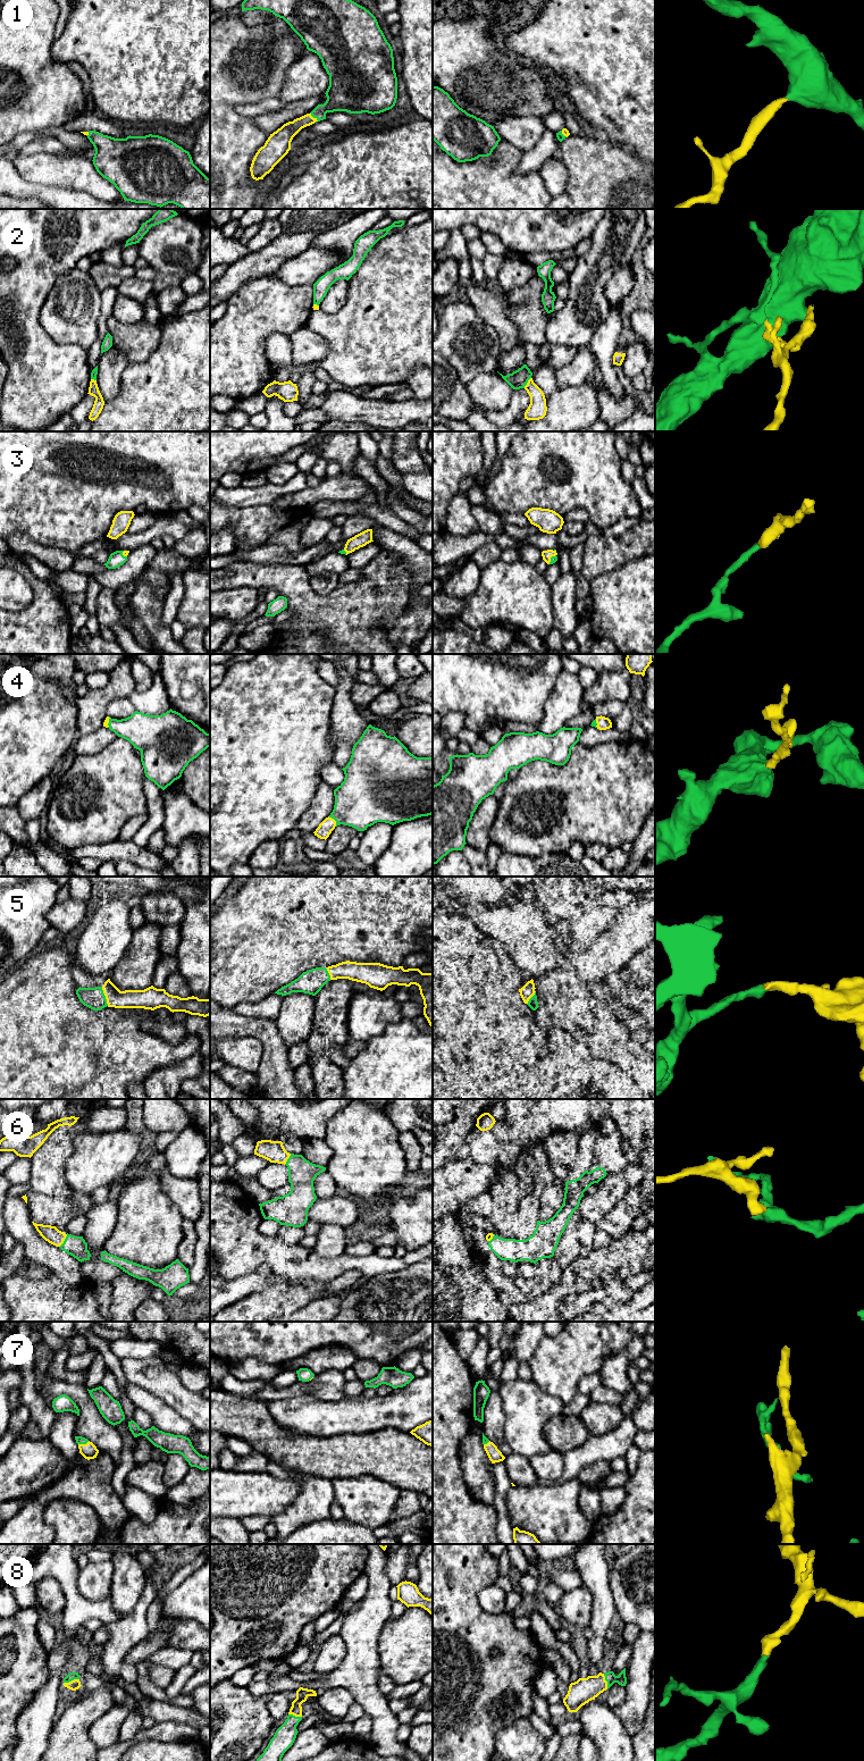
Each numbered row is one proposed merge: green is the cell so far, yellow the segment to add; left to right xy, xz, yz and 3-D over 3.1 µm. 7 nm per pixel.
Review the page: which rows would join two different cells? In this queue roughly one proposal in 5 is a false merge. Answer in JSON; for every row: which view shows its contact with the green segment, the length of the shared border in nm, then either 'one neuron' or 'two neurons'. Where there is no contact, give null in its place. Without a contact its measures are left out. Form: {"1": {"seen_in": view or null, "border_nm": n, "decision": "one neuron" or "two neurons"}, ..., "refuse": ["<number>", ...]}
{"1": {"seen_in": "xz", "border_nm": 90, "decision": "one neuron"}, "2": {"seen_in": "yz", "border_nm": 90, "decision": "two neurons"}, "3": {"seen_in": "yz", "border_nm": 90, "decision": "one neuron"}, "4": {"seen_in": "xz", "border_nm": 90, "decision": "one neuron"}, "5": {"seen_in": "xy", "border_nm": 140, "decision": "one neuron"}, "6": {"seen_in": "xy", "border_nm": 110, "decision": "one neuron"}, "7": {"seen_in": "xy", "border_nm": 80, "decision": "two neurons"}, "8": {"seen_in": "xy", "border_nm": 120, "decision": "one neuron"}, "refuse": ["2", "7"]}

